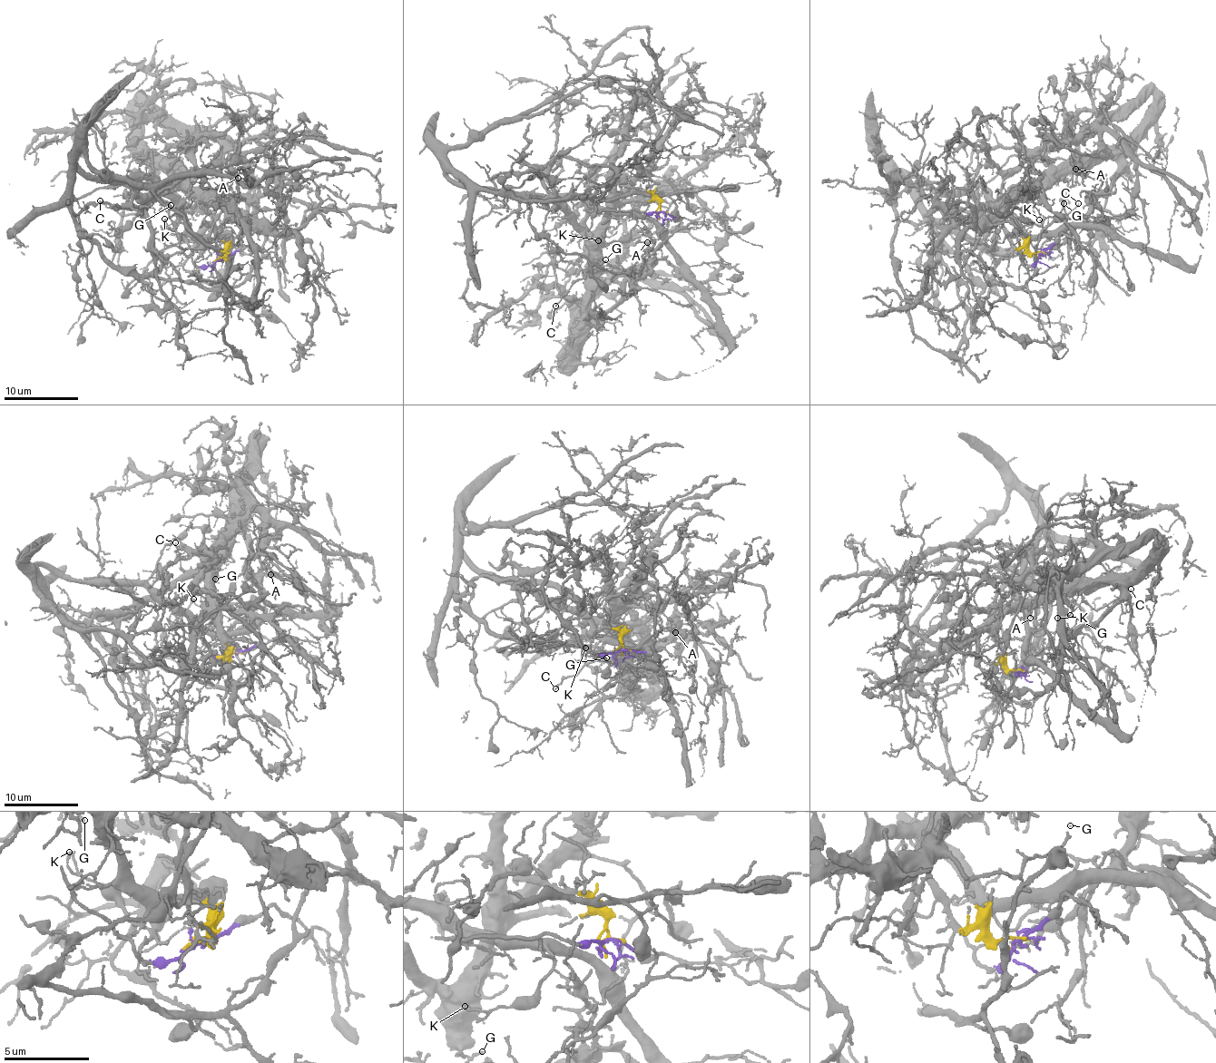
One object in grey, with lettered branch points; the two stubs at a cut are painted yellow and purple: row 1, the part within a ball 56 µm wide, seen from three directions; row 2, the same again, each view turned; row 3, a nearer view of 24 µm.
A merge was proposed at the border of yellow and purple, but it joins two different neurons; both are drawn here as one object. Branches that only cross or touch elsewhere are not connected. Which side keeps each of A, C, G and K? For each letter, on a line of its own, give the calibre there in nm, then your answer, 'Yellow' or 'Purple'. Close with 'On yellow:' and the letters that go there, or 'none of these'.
A: Thickness 110 nm. Yellow
C: Thickness 110 nm. Yellow
G: Thickness 100 nm. Yellow
K: Thickness 100 nm. Purple
On yellow: A, C, G

